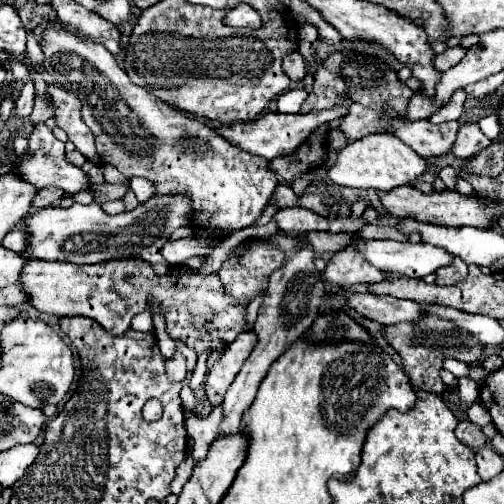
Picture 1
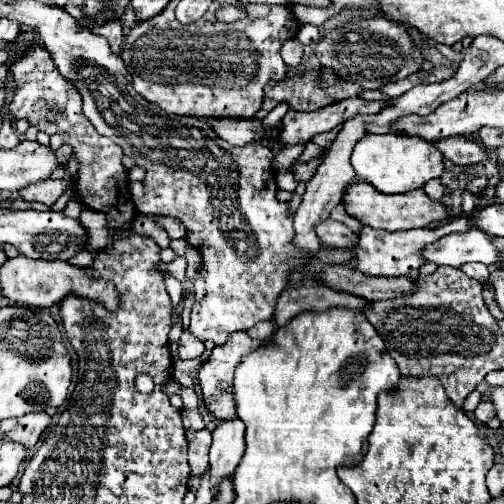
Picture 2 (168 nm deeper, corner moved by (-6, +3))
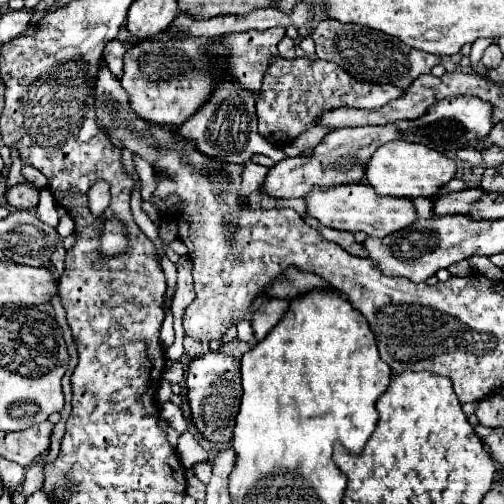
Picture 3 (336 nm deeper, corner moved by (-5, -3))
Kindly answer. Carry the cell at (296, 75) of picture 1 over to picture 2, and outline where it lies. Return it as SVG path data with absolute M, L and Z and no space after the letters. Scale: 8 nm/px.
M294 37L294 39L288 39L286 45L282 45L282 59L288 67L296 67L300 65L300 59L304 55L304 47L302 43Z

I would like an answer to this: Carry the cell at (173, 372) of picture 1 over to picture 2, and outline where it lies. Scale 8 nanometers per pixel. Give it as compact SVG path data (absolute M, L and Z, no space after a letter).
M184 331L180 341L178 341L178 355L180 359L196 359L204 353L204 343L196 339L192 333Z

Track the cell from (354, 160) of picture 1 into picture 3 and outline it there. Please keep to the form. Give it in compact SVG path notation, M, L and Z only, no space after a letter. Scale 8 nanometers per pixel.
M393 141L381 147L365 165L365 179L375 189L377 195L389 195L389 197L431 197L437 193L439 187L449 183L455 177L455 163L447 159L445 155L437 153L431 147L425 147L421 143L405 143L405 141Z

